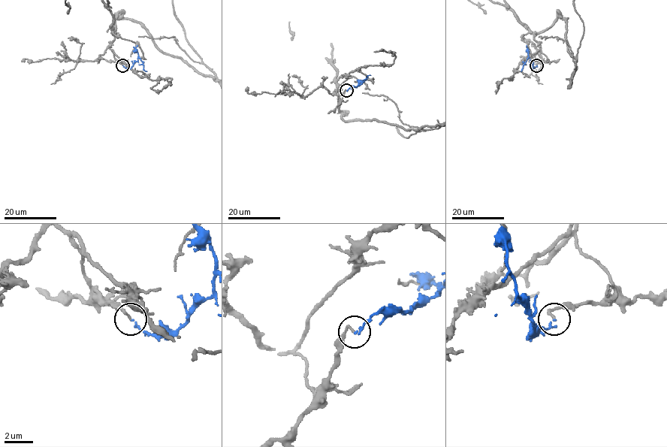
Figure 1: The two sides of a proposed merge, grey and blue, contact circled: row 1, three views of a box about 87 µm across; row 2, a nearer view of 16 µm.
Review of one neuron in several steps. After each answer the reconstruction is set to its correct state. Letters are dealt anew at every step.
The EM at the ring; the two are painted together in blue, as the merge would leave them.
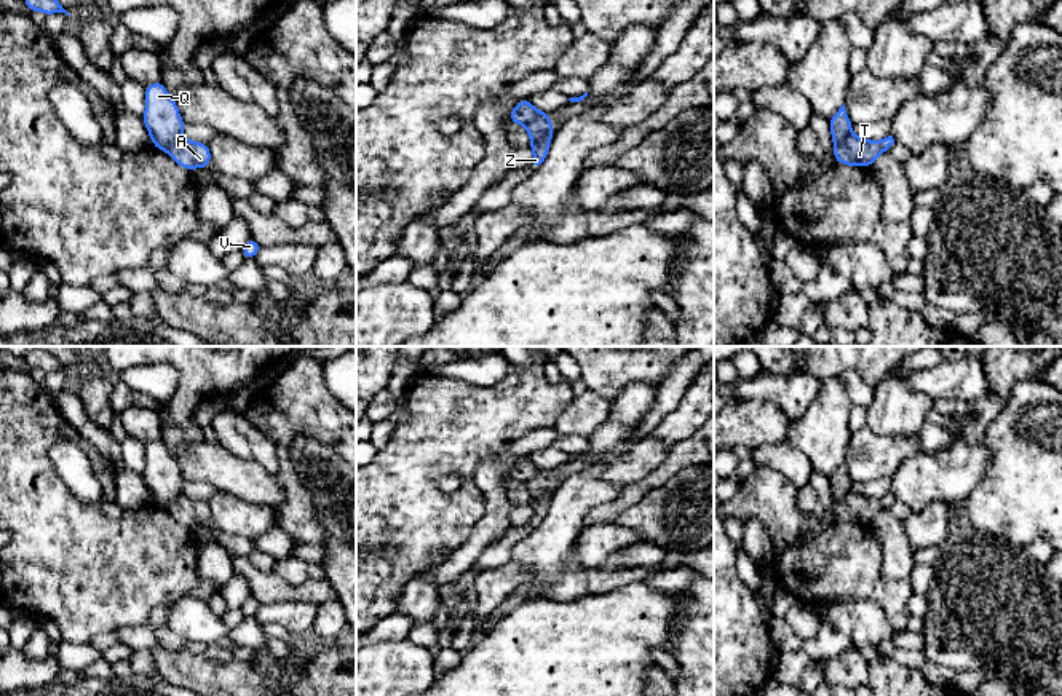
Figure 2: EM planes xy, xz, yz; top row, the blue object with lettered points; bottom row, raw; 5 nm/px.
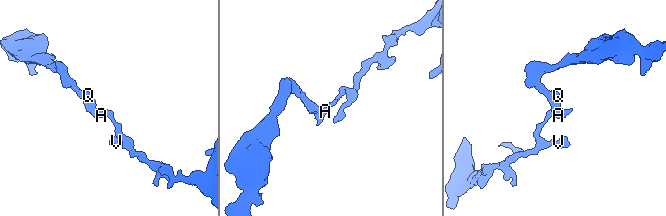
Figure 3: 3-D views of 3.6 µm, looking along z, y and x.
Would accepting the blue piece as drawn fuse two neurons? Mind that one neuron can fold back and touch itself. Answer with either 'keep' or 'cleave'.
cleave

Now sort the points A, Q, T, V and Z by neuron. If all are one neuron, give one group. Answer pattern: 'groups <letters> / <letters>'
groups A T V Z / Q

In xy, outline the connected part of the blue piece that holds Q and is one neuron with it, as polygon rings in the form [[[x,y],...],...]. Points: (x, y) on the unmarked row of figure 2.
[[[161,439],[145,444],[145,471],[142,477],[153,504],[160,508],[169,506],[182,493],[185,484],[177,461]]]

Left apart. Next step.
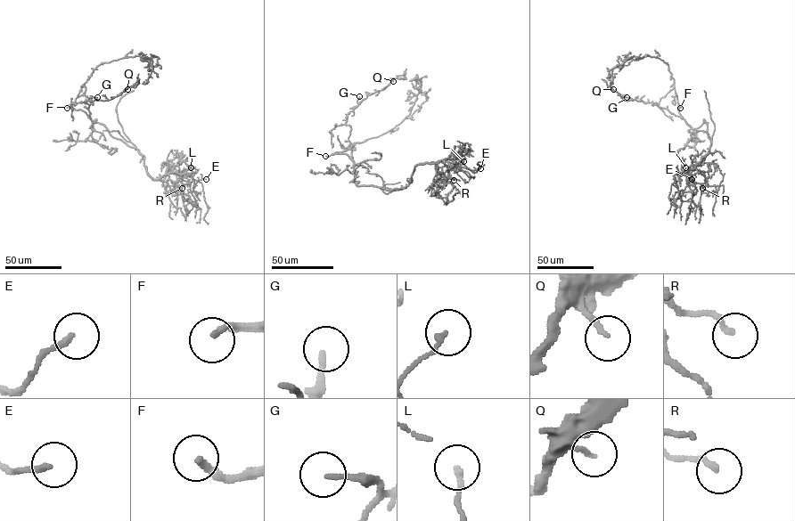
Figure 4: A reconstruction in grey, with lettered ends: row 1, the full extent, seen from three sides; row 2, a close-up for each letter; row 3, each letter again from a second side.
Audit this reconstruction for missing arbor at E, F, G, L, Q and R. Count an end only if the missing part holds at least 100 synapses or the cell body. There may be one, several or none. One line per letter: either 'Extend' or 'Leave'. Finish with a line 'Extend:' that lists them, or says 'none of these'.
E: Leave
F: Extend
G: Leave
L: Leave
Q: Leave
R: Leave
Extend: F

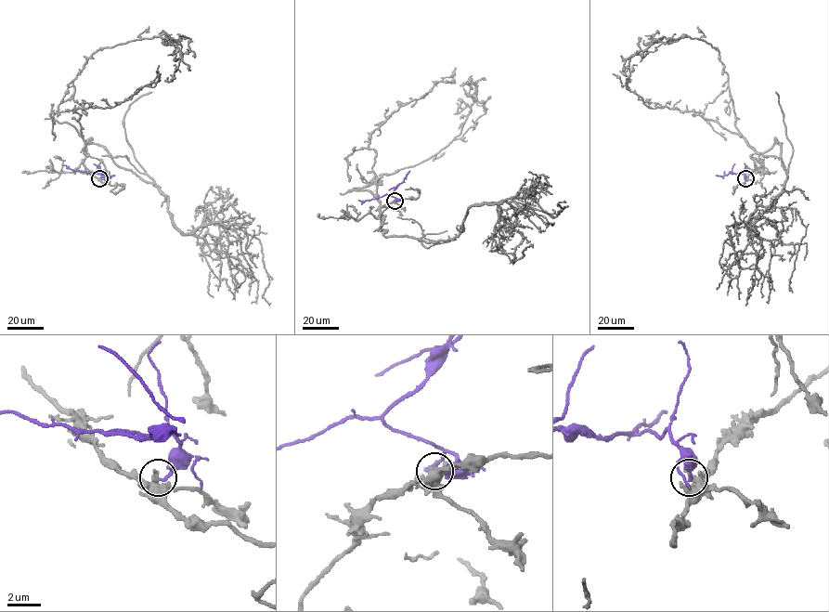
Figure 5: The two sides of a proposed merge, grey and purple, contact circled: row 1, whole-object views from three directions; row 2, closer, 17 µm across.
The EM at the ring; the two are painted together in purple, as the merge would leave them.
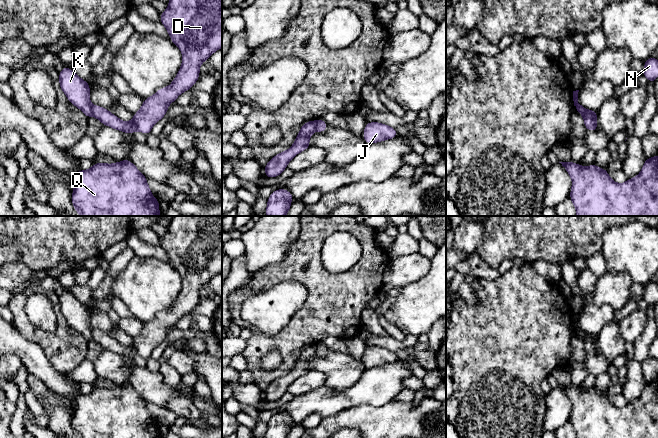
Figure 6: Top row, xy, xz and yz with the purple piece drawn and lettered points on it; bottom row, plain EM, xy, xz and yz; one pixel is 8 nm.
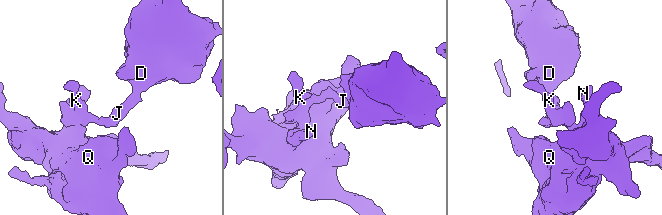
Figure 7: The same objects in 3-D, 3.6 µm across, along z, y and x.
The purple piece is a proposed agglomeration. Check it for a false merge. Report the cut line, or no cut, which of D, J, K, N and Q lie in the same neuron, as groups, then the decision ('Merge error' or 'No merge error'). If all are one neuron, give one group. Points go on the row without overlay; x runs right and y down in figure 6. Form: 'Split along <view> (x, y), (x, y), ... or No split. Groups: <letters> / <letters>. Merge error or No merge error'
Split along xy (91, 330), (93, 338). Groups: D J / K N Q. Merge error

